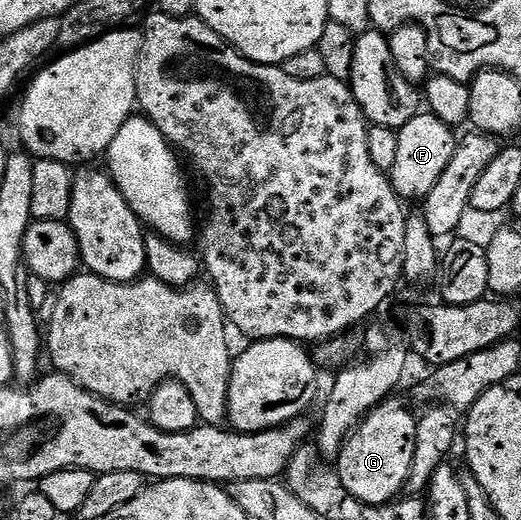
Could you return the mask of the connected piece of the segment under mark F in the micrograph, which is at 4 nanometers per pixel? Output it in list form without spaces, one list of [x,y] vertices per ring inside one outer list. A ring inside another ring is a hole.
[[[419,113],[407,121],[407,125],[396,128],[398,148],[394,167],[387,173],[393,183],[395,193],[403,201],[409,199],[424,200],[426,195],[439,185],[439,177],[447,165],[451,165],[451,157],[455,157],[455,149],[459,135],[454,128],[449,127],[439,117],[428,113]]]

